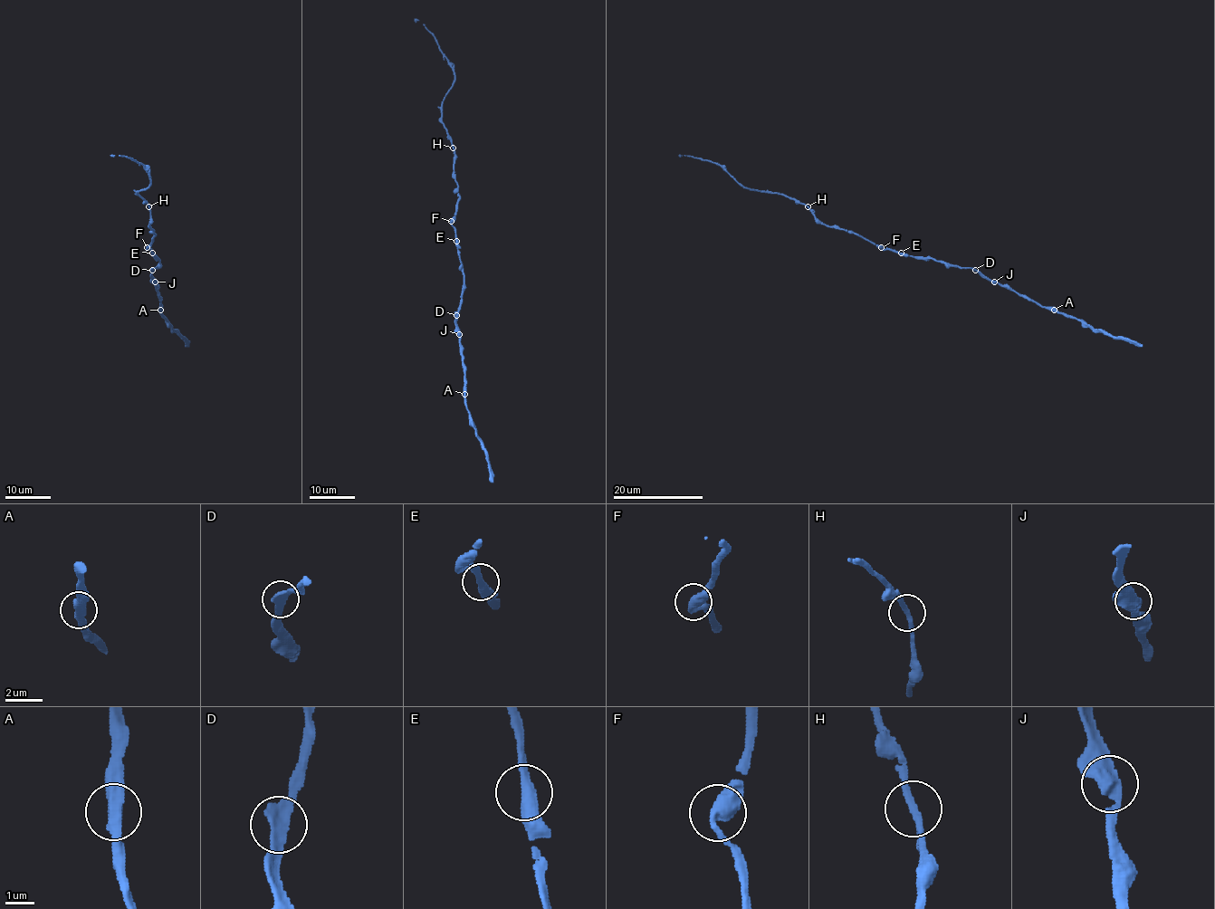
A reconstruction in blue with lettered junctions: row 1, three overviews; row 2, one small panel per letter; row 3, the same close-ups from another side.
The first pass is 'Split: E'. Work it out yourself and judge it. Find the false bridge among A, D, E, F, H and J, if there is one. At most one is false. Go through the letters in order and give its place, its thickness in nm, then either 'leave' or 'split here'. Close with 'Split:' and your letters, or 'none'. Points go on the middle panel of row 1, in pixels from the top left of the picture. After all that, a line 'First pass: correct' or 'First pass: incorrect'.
A: at (464, 394); 550 nm thick; leave
D: at (456, 315); 320 nm thick; leave
E: at (456, 241); 400 nm thick; leave
F: at (451, 221); 440 nm thick; leave
H: at (453, 148); 240 nm thick; leave
J: at (459, 334); 500 nm thick; leave
Split: none
First pass: incorrect

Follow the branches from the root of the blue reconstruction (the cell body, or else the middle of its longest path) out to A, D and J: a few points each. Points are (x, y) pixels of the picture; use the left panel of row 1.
A: (153, 254), (159, 262), (152, 272), (158, 293), (159, 310)
D: (153, 254), (159, 262), (152, 269)
J: (153, 254), (159, 262), (152, 272), (155, 282)

